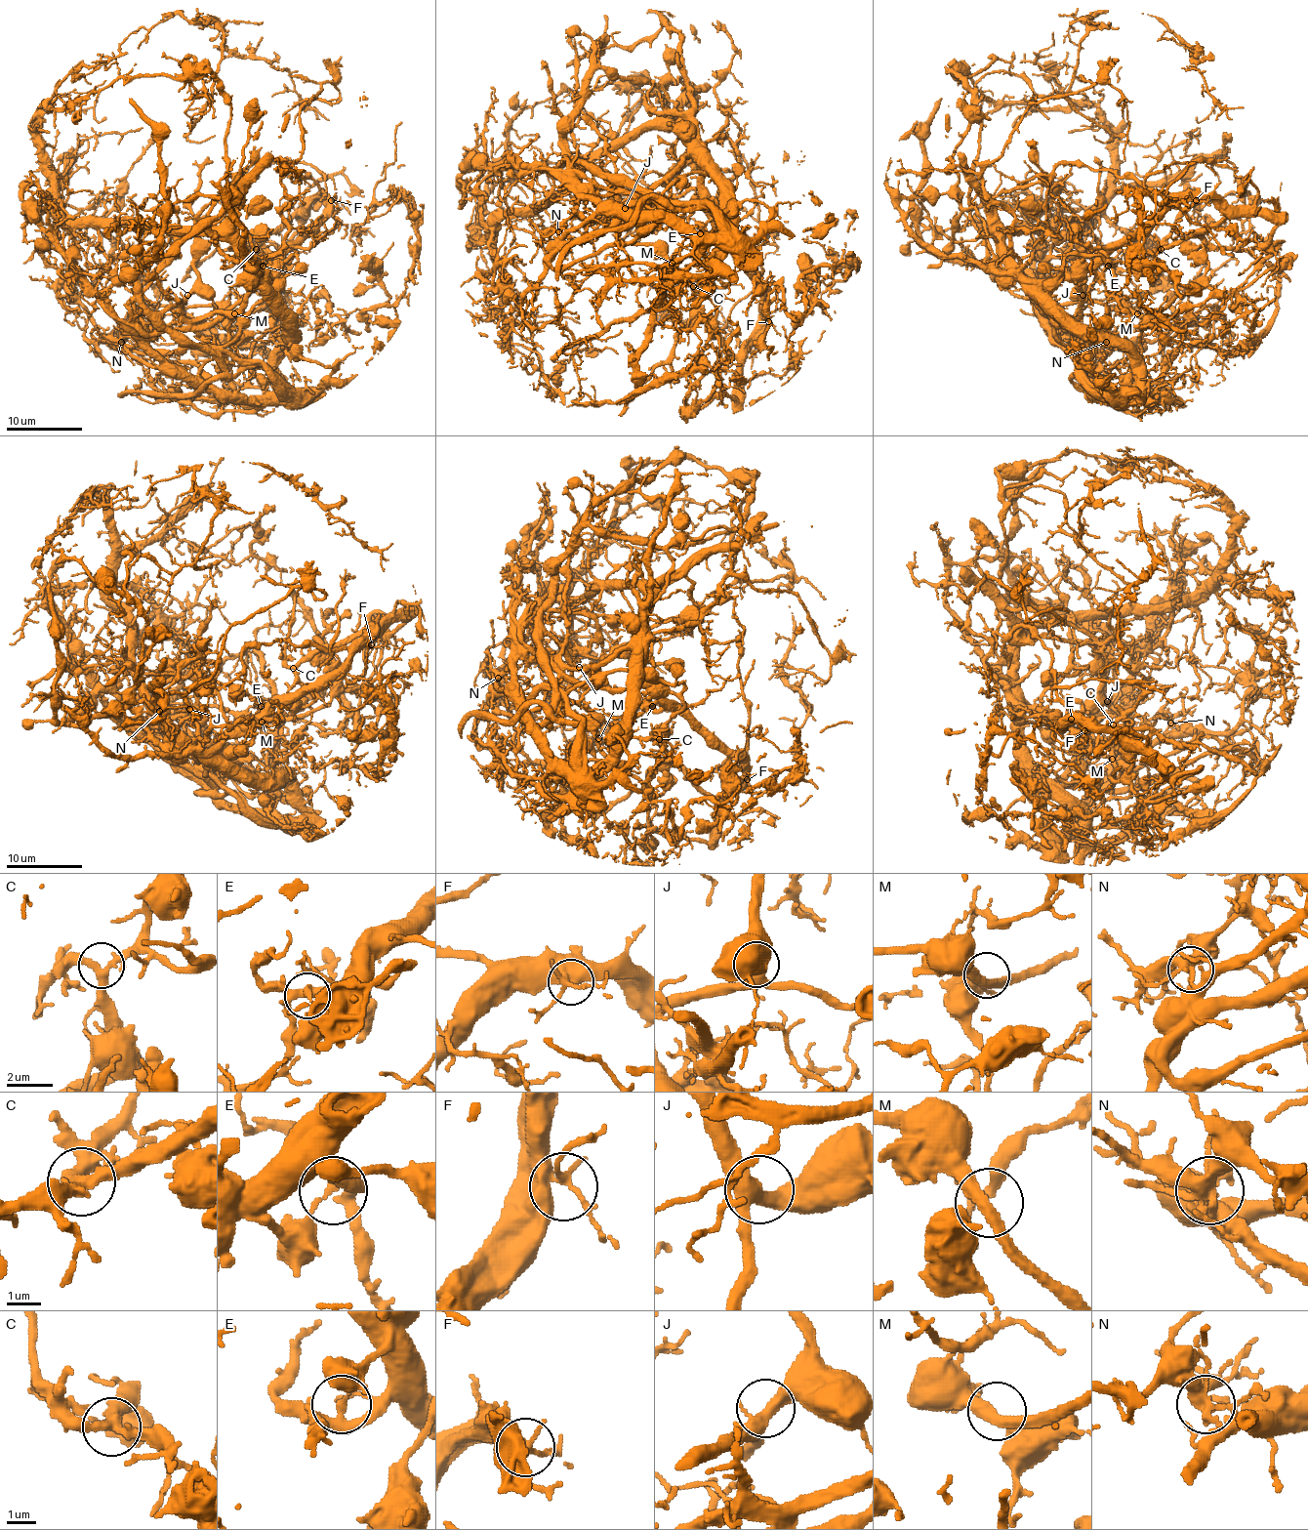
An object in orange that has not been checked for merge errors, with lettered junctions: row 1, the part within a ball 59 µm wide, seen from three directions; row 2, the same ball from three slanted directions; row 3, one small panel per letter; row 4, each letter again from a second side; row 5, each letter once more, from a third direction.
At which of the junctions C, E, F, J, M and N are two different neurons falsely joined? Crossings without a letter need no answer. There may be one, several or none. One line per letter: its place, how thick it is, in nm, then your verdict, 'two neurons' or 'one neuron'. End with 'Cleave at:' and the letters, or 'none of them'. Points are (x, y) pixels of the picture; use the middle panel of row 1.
C: place (693, 286); calibre 280 nm; one neuron
E: place (700, 233); calibre 280 nm; two neurons
F: place (768, 321); calibre 340 nm; one neuron
J: place (625, 208); calibre 380 nm; one neuron
M: place (672, 263); calibre 320 nm; one neuron
N: place (558, 231); calibre 360 nm; two neurons
Cleave at: E, N

